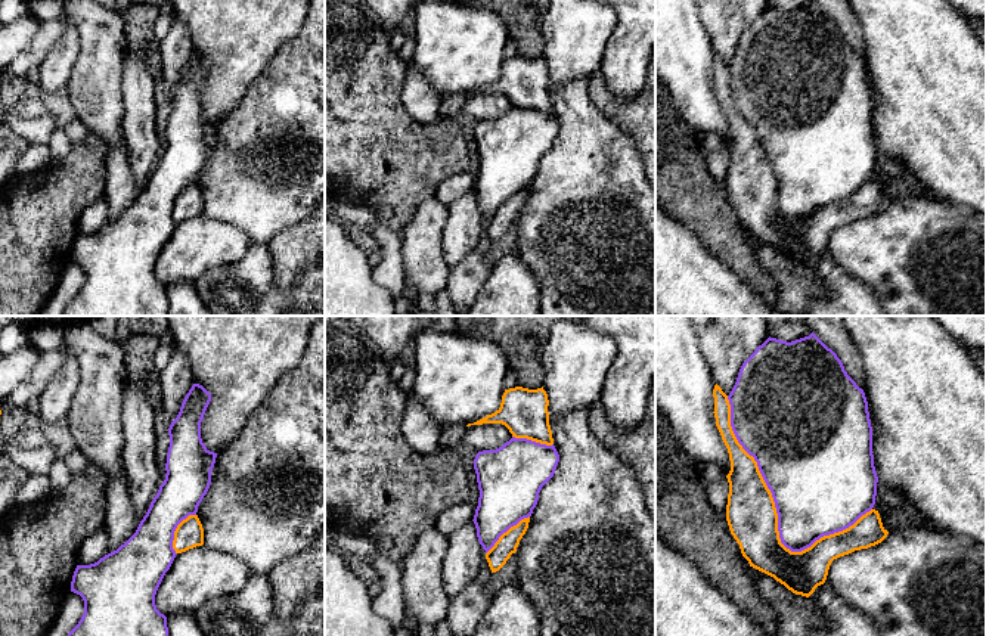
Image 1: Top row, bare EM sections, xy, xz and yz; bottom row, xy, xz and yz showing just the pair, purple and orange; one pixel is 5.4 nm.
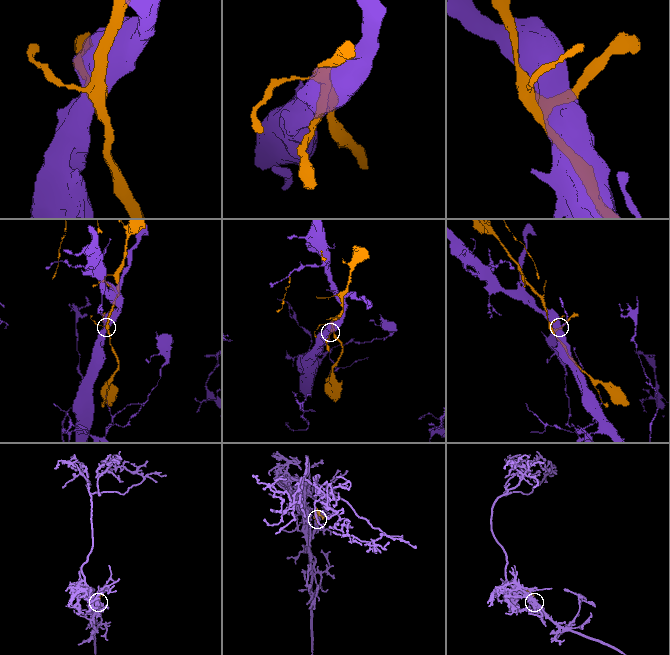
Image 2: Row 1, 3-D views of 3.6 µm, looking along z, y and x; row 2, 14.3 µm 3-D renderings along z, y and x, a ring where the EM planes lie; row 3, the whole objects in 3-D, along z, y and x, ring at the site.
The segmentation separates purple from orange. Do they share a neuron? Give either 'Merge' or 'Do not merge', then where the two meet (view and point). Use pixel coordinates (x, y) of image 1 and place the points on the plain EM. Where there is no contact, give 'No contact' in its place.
Do not merge. Touches purple at yz (777, 182)

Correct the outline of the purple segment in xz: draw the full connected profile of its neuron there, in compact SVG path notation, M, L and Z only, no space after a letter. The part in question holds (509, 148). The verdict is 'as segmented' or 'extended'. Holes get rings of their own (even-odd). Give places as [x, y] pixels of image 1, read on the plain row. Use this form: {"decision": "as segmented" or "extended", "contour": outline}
{"decision": "as segmented", "contour": "M515 106L496 120L477 122L474 139L480 167L472 190L486 223L503 202L531 186L539 162L554 146L558 131L554 114Z"}

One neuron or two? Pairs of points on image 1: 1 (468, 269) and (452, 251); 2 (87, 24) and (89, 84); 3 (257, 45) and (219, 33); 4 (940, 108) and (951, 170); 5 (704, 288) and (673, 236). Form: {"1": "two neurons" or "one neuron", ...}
{"1": "two neurons", "2": "one neuron", "3": "one neuron", "4": "one neuron", "5": "one neuron"}

